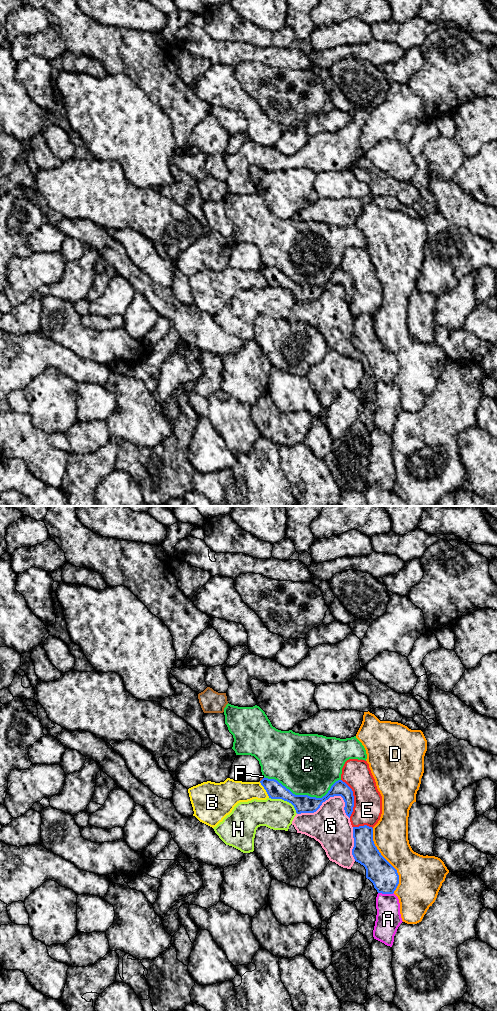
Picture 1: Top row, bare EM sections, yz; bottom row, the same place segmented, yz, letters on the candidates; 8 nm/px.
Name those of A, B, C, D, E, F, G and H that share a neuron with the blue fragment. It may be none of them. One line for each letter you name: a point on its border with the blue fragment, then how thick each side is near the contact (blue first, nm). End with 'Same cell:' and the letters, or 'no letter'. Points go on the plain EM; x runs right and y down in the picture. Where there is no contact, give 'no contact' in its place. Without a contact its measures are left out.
Same cell: no letter

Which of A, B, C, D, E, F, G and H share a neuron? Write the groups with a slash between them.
A / B / C / D / E / F / G / H

